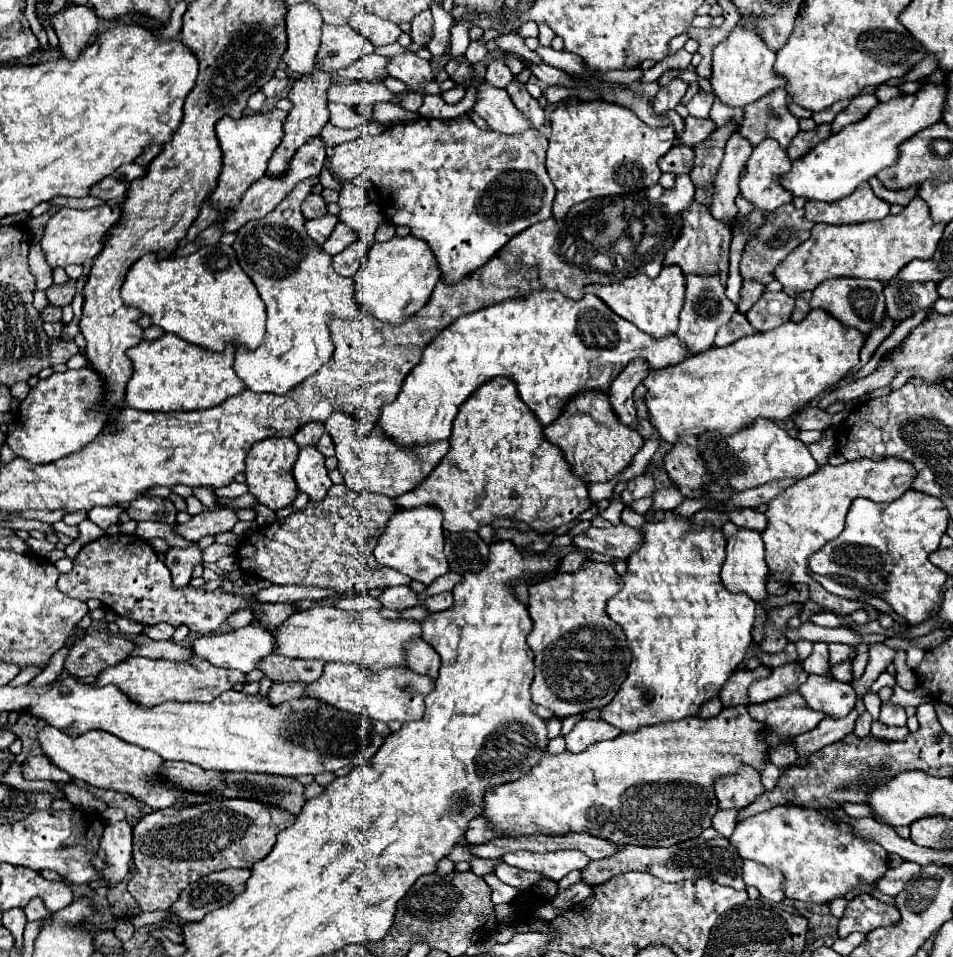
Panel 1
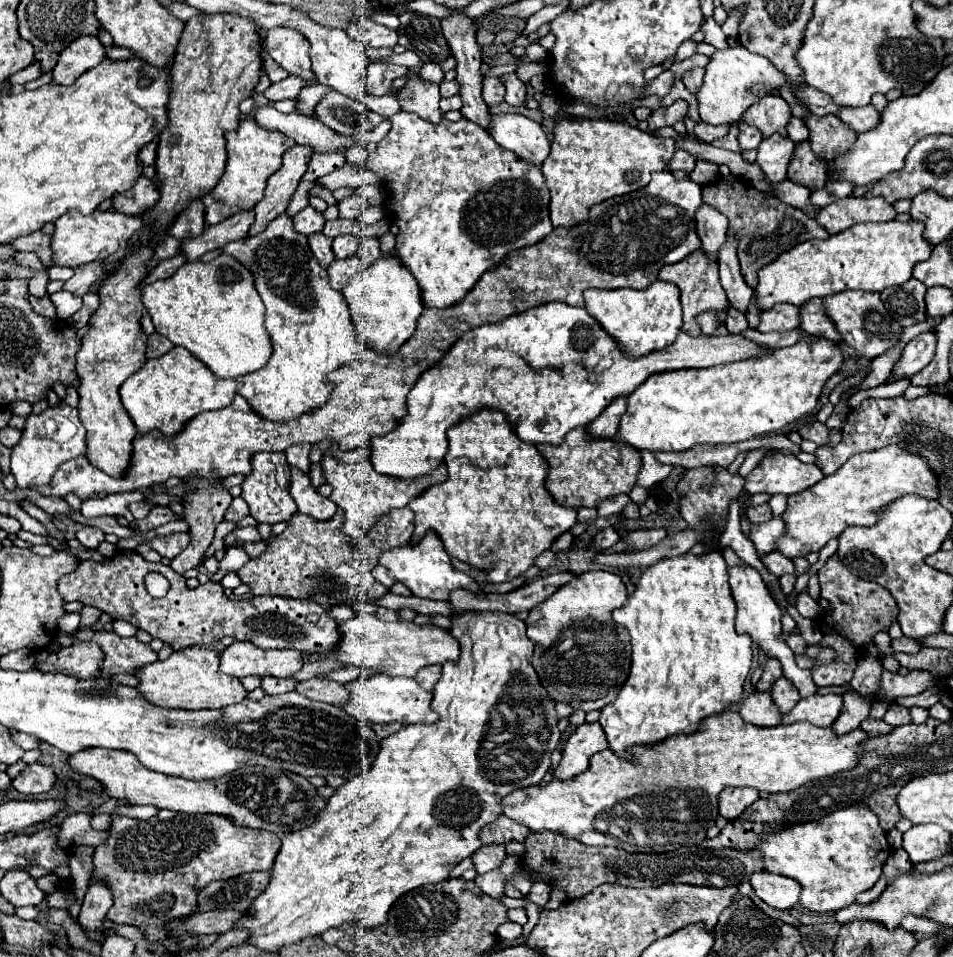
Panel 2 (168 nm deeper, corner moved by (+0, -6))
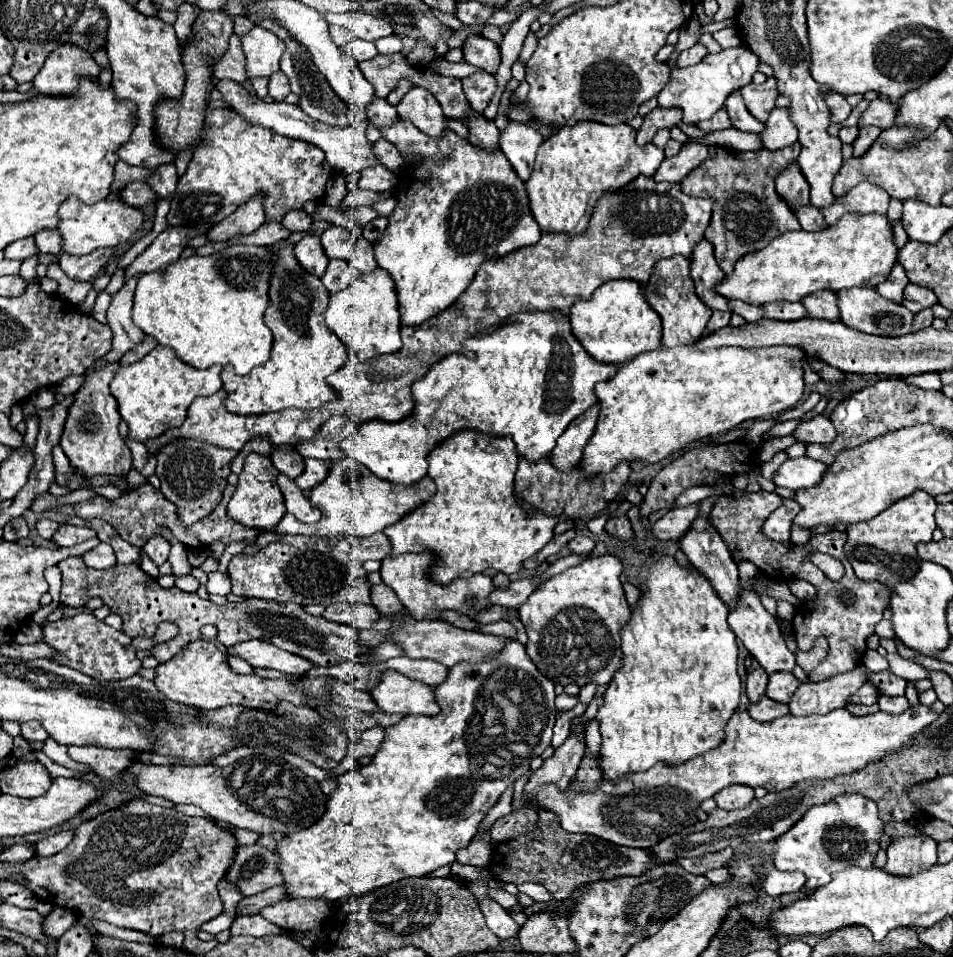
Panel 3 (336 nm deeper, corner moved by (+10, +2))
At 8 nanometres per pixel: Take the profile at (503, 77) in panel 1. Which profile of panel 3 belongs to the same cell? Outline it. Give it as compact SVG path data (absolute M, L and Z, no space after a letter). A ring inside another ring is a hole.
M475 72L467 78L463 78L461 82L463 82L463 92L465 92L471 108L473 110L477 108L477 112L483 112L497 90L495 76L487 74L487 72Z

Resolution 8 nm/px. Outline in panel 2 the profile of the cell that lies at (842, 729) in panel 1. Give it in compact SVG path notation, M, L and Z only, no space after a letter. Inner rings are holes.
M847 692L843 696L843 700L845 702L843 702L843 708L841 708L839 720L833 724L837 734L845 734L847 730L857 728L869 716L869 710L871 710L871 704L865 698L861 698L859 694Z

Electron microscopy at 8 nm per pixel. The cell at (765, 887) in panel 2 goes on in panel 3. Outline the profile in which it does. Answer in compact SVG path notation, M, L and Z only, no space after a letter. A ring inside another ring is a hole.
M777 868L769 870L765 880L761 882L761 890L769 896L781 896L801 890L805 884L805 876L801 872L781 872Z

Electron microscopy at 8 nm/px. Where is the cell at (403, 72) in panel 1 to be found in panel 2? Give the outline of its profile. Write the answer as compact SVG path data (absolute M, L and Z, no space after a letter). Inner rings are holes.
M411 74L405 88L399 90L397 100L401 104L401 110L413 112L431 124L439 124L443 118L443 112L439 110L439 86L423 82L417 74Z

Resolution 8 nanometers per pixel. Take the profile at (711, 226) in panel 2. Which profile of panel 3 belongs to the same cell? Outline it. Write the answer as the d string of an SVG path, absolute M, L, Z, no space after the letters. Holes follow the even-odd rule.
M705 238L695 246L691 254L691 278L695 282L699 298L711 310L729 310L727 298L715 292L715 286L719 284L721 278L725 278L725 272L717 268L717 260L713 258L713 246Z

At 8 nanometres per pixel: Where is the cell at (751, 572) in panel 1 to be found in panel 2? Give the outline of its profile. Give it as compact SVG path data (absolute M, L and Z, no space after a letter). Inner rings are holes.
M747 566L747 568L729 568L729 584L731 584L735 604L737 604L737 632L747 634L769 658L779 660L781 668L783 668L783 676L789 678L797 686L799 694L803 698L813 696L817 686L811 680L811 672L803 670L795 664L795 654L785 644L785 640L781 640L781 610L775 604L775 600L771 598L769 590L765 588L759 572L751 566Z

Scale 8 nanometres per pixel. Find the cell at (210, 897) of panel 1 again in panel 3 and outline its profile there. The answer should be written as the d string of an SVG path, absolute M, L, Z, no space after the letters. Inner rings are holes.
M259 844L241 846L239 856L225 872L223 880L227 880L229 884L235 884L235 888L241 894L251 896L283 882L283 876L279 874L275 864L277 864L275 852Z

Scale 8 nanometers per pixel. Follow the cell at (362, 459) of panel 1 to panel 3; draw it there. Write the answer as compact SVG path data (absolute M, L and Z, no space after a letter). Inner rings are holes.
M343 458L339 462L331 462L329 476L317 484L311 490L309 500L313 506L317 506L323 514L323 518L317 524L298 523L298 520L290 513L286 513L272 532L285 535L305 536L371 536L375 532L381 532L389 524L403 518L407 512L417 508L421 502L425 502L435 492L435 482L425 476L419 482L407 486L407 484L393 484L387 480L381 480L373 476L365 466L361 466L355 460Z

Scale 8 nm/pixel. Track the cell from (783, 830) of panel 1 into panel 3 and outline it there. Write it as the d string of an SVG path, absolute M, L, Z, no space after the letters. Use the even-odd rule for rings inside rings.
M857 794L837 796L837 798L829 800L827 804L809 808L809 812L805 812L805 816L793 828L789 828L789 832L785 832L785 836L779 836L777 840L773 840L773 844L775 844L773 866L777 870L799 870L799 872L803 872L807 878L805 888L815 890L815 888L829 884L833 870L843 870L847 866L871 868L875 862L875 856L879 852L879 838L881 836L883 836L883 822L877 816L877 804L873 804L873 800L869 800L865 796L857 796Z

